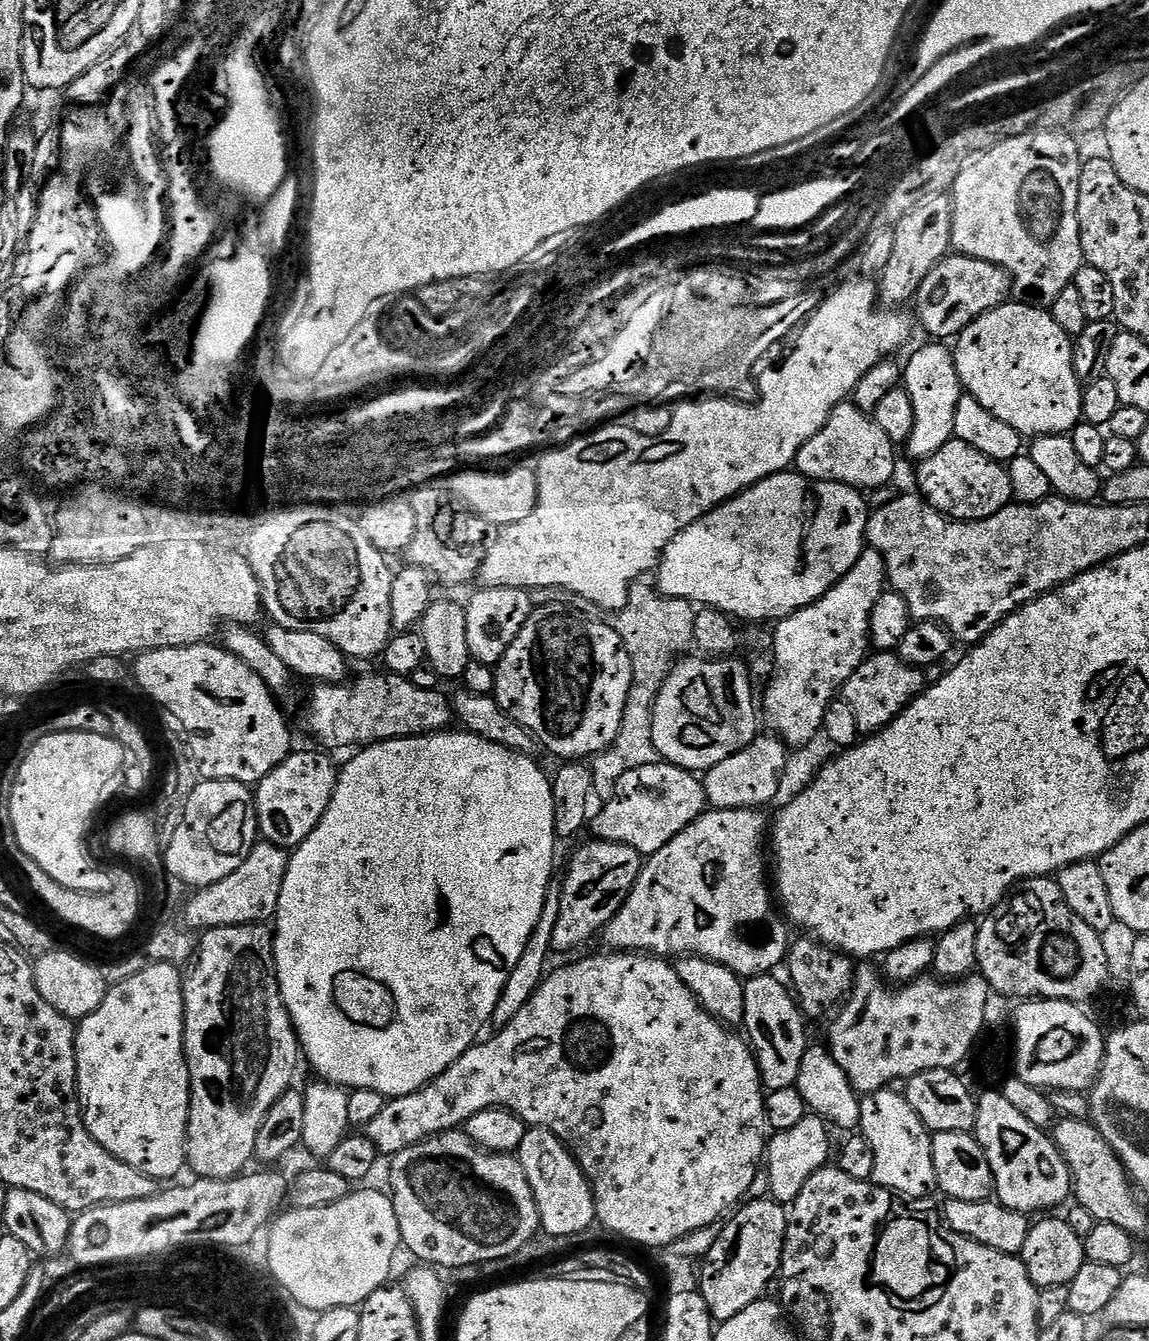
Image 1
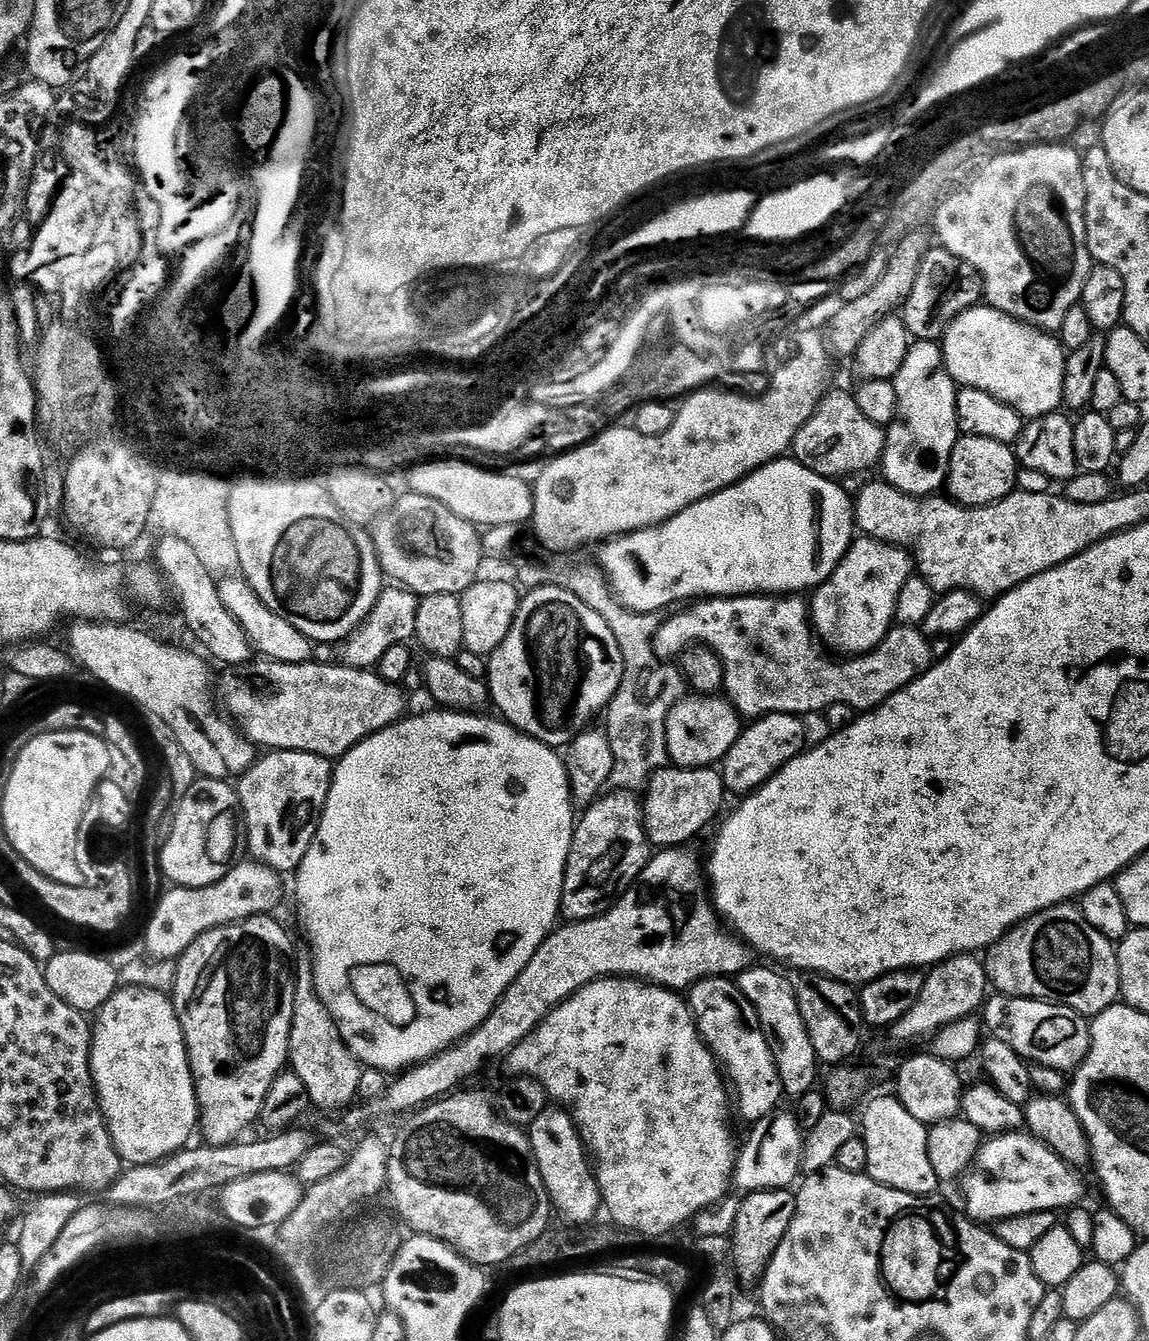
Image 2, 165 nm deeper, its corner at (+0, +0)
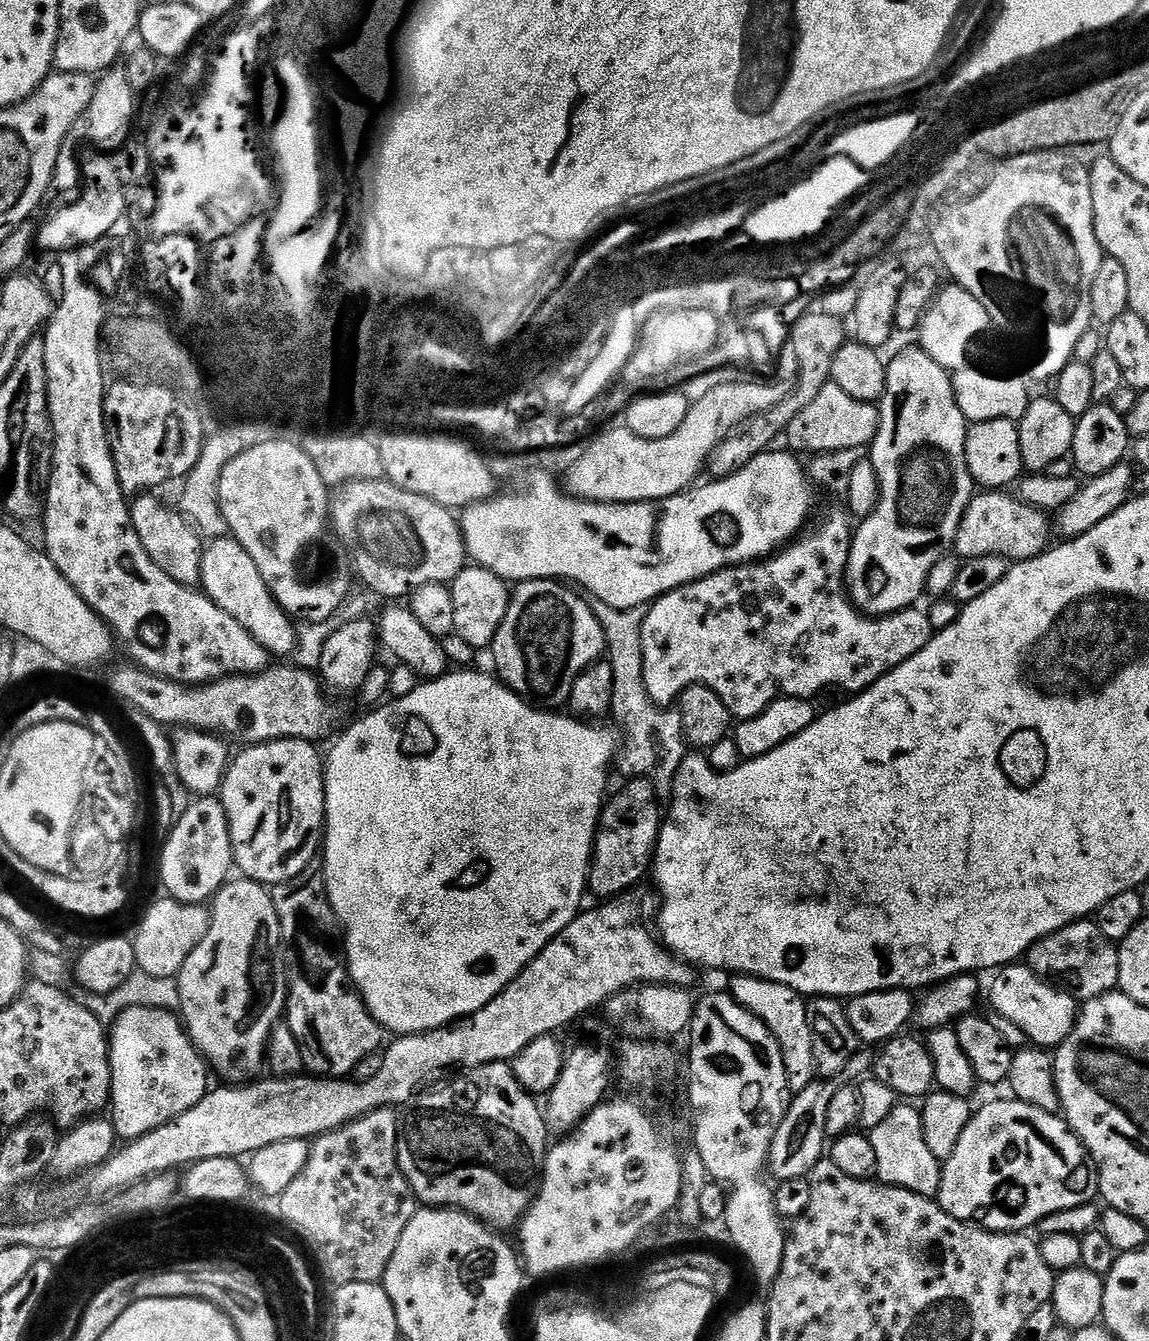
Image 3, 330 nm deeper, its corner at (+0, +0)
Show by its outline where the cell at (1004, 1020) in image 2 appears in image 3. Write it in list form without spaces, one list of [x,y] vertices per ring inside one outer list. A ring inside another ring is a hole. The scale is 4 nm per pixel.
[[[1022,962],[987,968],[979,973],[980,995],[1008,1024],[1013,1024],[1040,1050],[1055,1049],[1072,1031],[1078,1015],[1078,1001],[1071,992],[1035,976]]]

